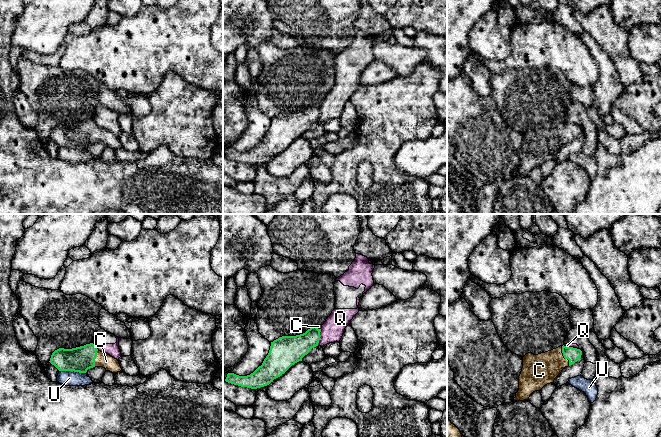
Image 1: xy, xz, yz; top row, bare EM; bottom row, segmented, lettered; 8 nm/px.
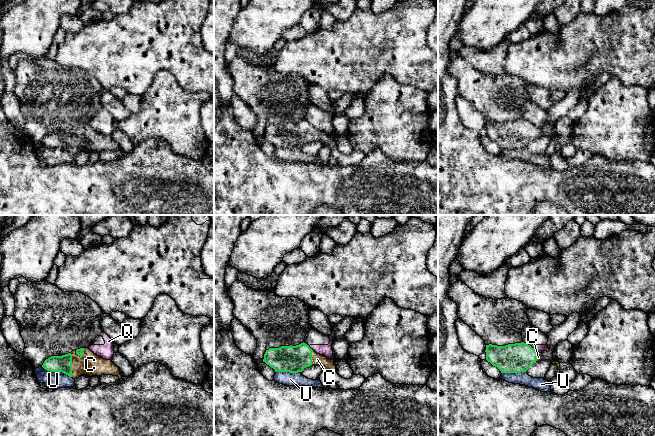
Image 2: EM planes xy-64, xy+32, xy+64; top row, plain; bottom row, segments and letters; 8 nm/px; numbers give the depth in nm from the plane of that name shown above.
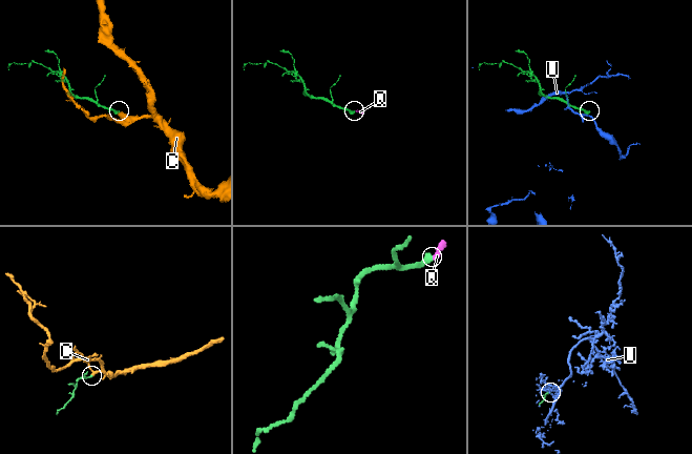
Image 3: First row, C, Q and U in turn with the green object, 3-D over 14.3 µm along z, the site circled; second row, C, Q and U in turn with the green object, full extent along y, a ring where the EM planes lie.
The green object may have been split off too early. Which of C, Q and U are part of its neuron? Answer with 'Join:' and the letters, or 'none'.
Join: C

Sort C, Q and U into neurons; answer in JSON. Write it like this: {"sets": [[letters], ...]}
{"sets": [["C"], ["Q"], ["U"]]}

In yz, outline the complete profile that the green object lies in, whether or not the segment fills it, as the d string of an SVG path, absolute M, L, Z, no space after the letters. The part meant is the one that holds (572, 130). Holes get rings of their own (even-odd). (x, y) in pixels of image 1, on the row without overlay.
M560 122L551 127L523 133L523 144L519 152L519 166L514 177L528 176L535 167L553 159L565 143L577 138L582 127L573 123Z

